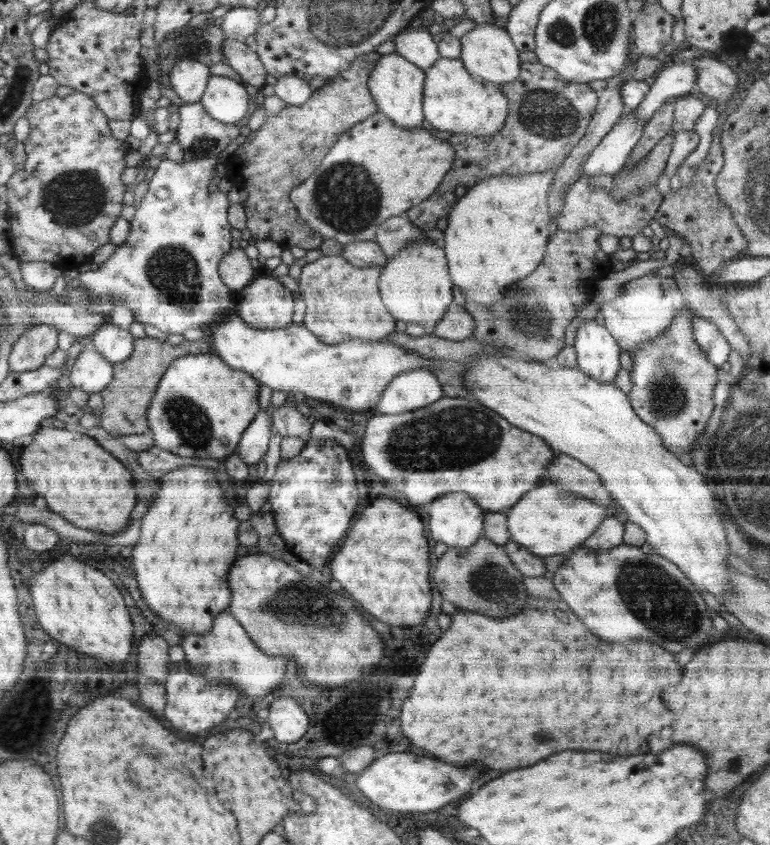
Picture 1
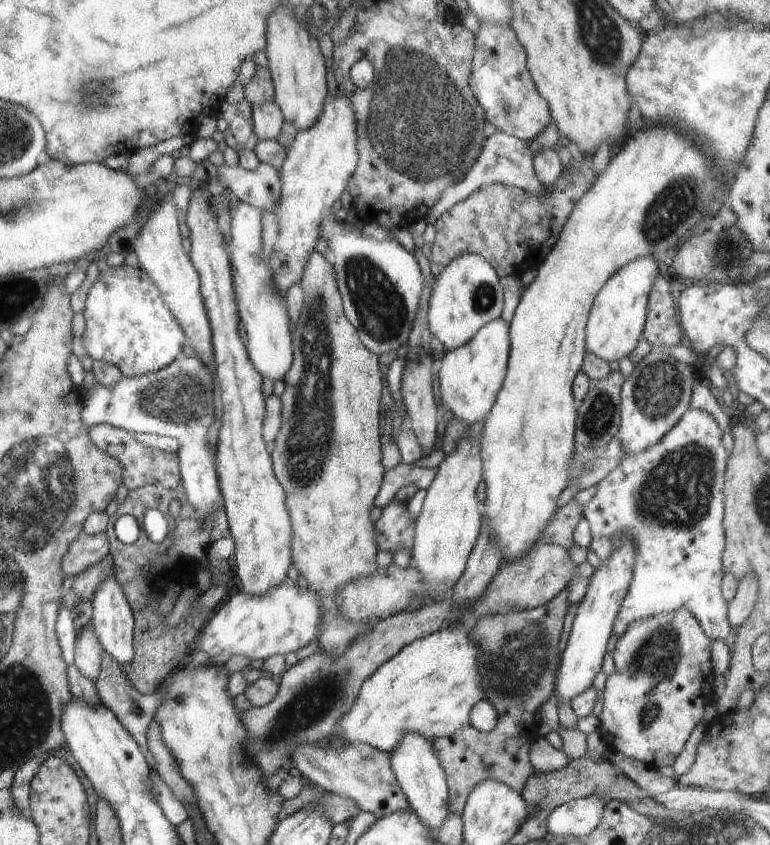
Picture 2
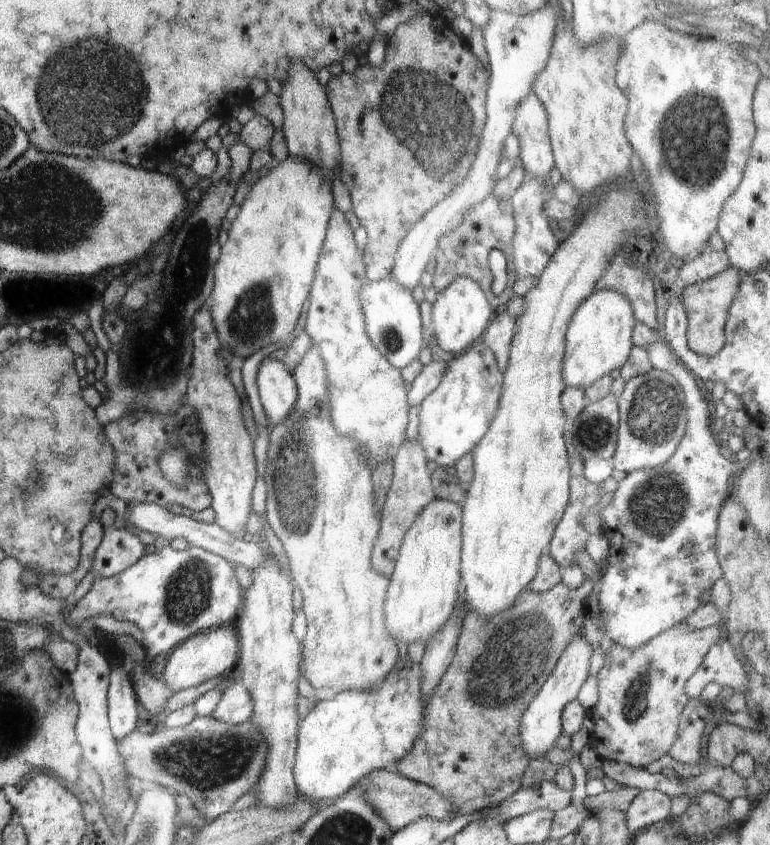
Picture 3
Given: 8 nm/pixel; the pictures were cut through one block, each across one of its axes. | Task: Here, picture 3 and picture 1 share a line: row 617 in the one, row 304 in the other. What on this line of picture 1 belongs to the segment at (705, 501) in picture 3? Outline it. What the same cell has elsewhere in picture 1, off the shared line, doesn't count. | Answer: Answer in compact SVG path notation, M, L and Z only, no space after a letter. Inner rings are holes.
M649 273L624 284L619 296L602 304L599 311L602 312L602 325L620 348L632 352L644 342L657 340L671 326L670 322L685 309L688 309L686 301L673 278Z

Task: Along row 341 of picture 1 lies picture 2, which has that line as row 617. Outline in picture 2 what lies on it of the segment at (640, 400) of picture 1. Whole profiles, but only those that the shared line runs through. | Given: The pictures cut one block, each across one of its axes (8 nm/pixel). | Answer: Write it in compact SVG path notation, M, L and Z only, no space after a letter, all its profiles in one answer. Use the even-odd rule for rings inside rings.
M676 610L636 620L616 642L613 662L614 674L607 676L602 698L599 734L608 752L622 752L632 760L644 762L648 768L673 766L684 749L694 727L702 721L705 708L717 695L710 661L712 640L704 634L700 622L690 610Z

